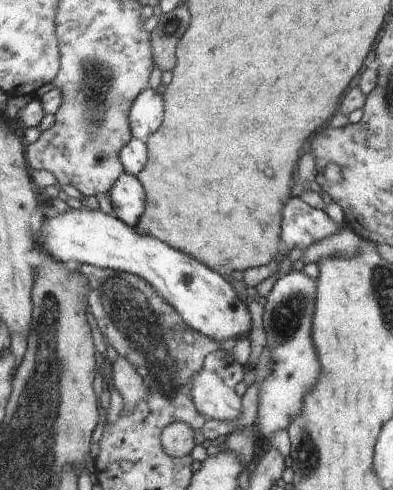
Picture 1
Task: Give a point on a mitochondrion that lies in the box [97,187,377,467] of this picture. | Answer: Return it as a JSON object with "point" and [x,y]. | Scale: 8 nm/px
{"point":[135,317]}

